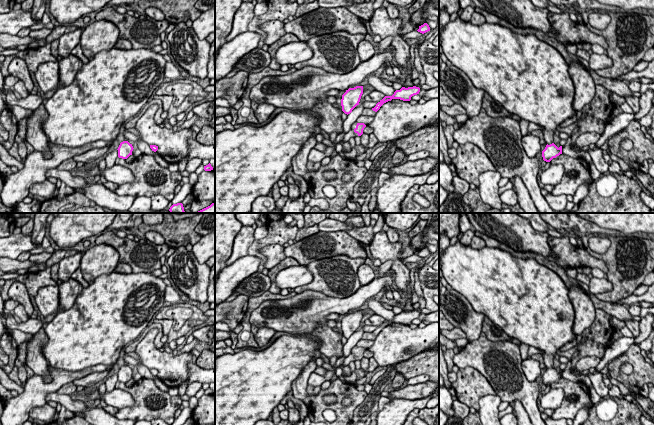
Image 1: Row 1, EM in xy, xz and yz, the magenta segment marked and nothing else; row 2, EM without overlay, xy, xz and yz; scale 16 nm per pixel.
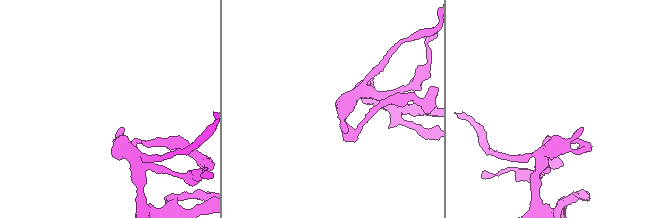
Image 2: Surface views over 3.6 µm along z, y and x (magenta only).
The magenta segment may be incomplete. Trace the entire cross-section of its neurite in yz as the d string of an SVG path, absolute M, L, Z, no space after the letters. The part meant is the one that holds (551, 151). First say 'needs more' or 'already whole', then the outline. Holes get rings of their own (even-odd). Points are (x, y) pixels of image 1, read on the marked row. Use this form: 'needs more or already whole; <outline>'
needs more; M460 17L444 25L440 36L441 47L447 59L452 65L462 70L477 89L487 92L509 113L543 128L544 140L547 144L542 151L544 161L550 162L553 158L562 154L562 146L558 148L553 143L554 134L559 125L566 119L576 116L577 112L573 109L575 87L568 72L569 65L554 47L531 34L513 33L507 27L488 22L482 25L473 25L470 21L463 21Z

